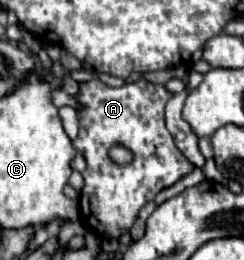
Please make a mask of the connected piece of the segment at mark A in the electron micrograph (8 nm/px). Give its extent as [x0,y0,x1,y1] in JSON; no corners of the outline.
[73,78,193,238]

